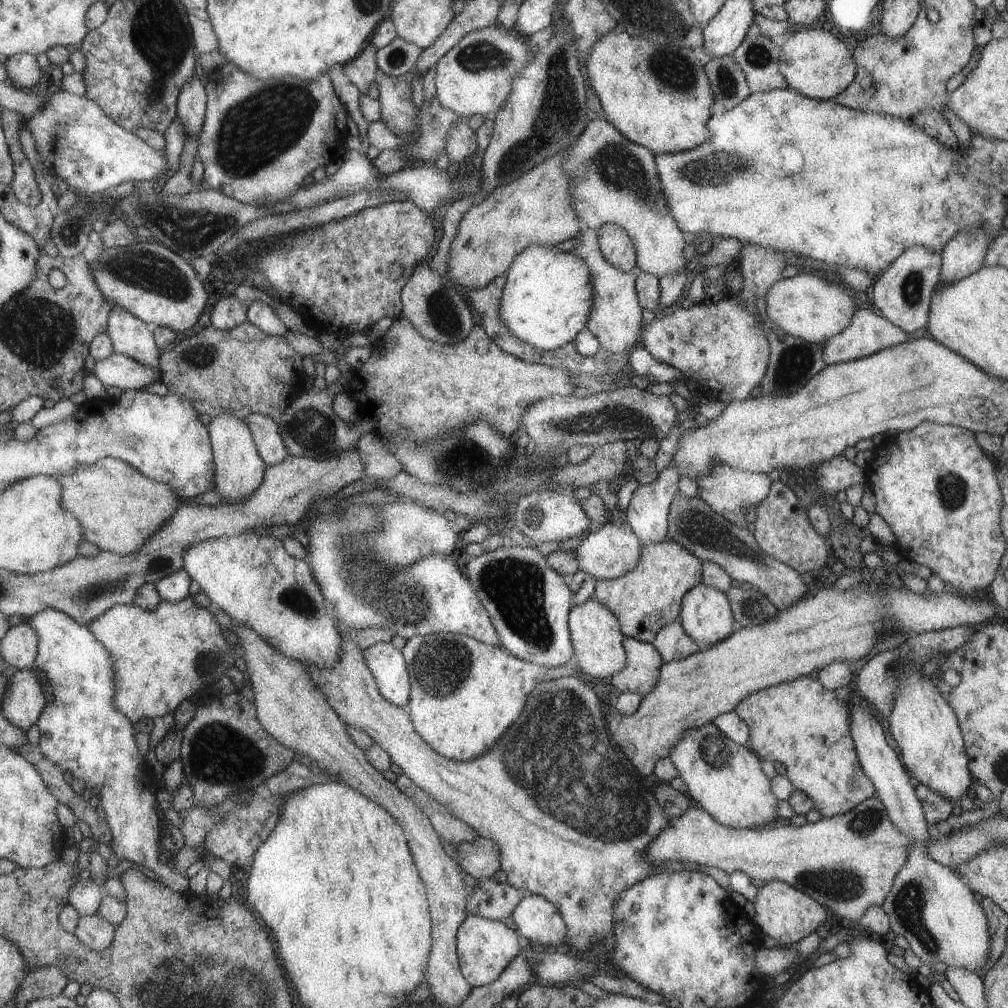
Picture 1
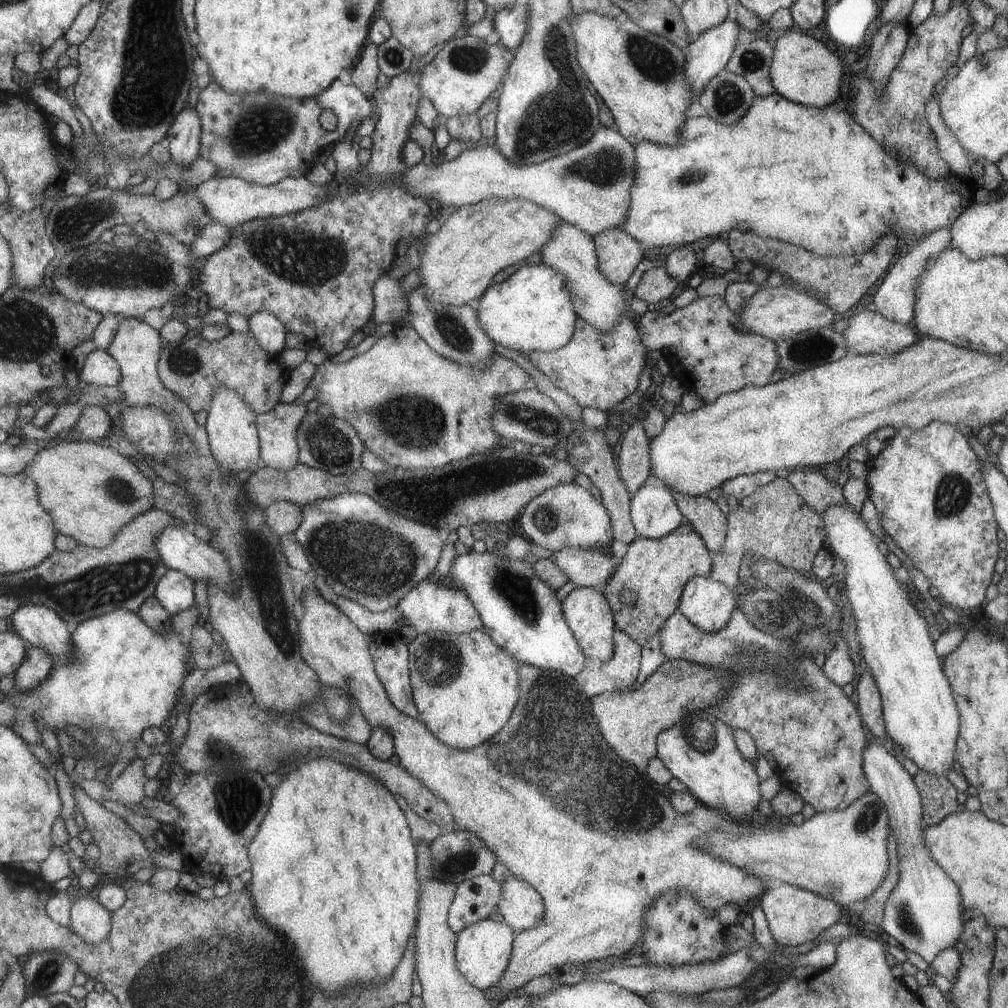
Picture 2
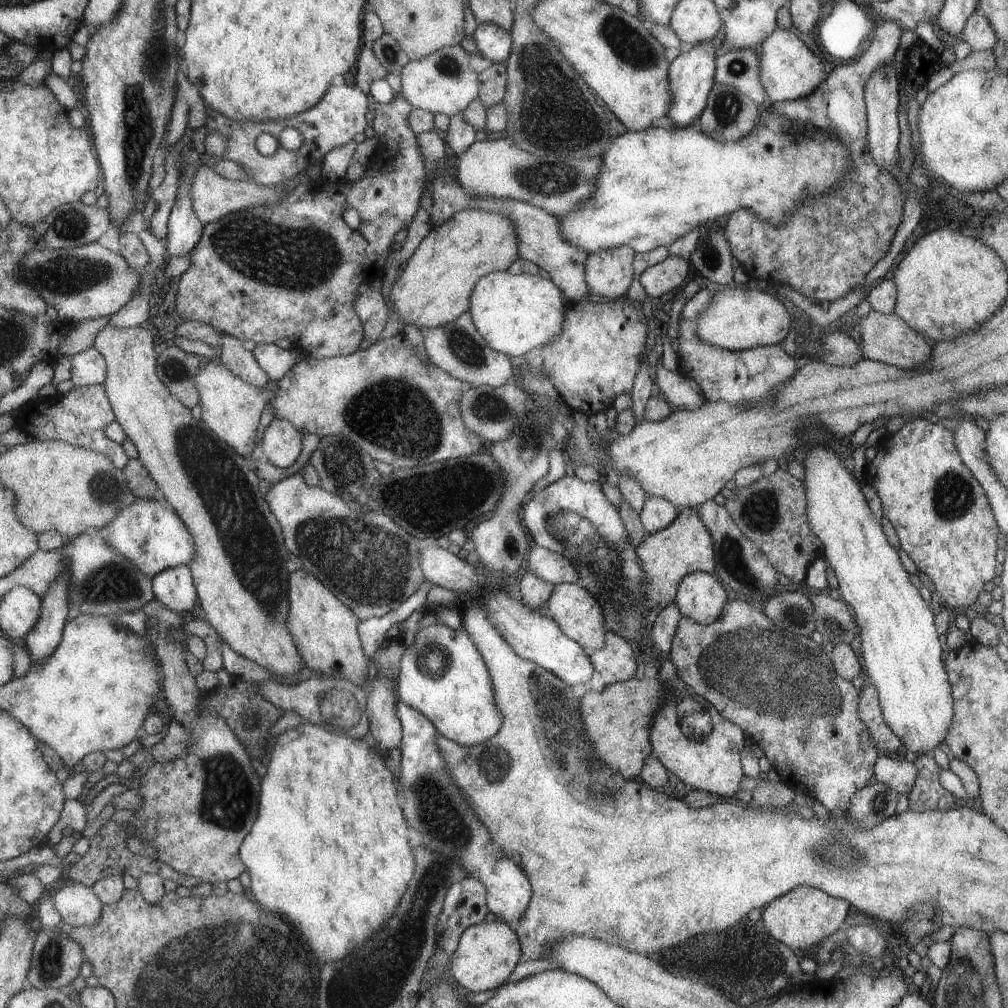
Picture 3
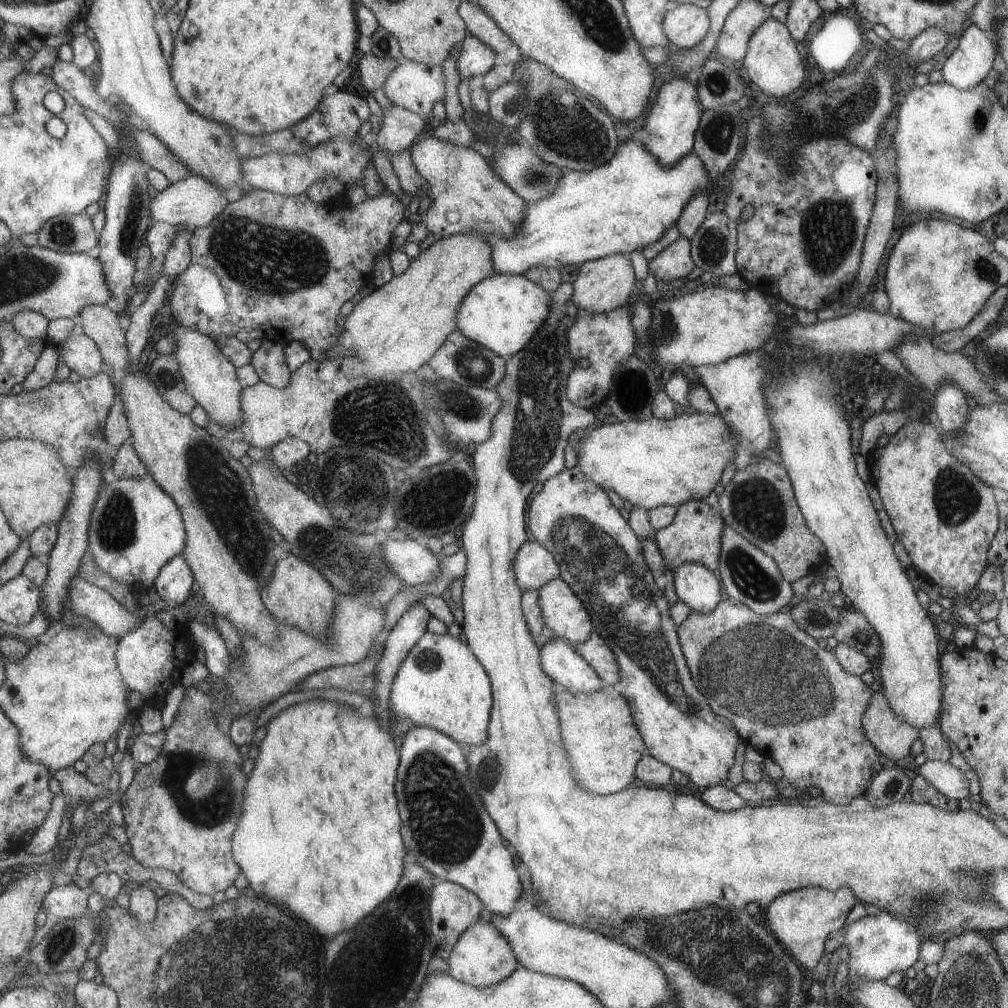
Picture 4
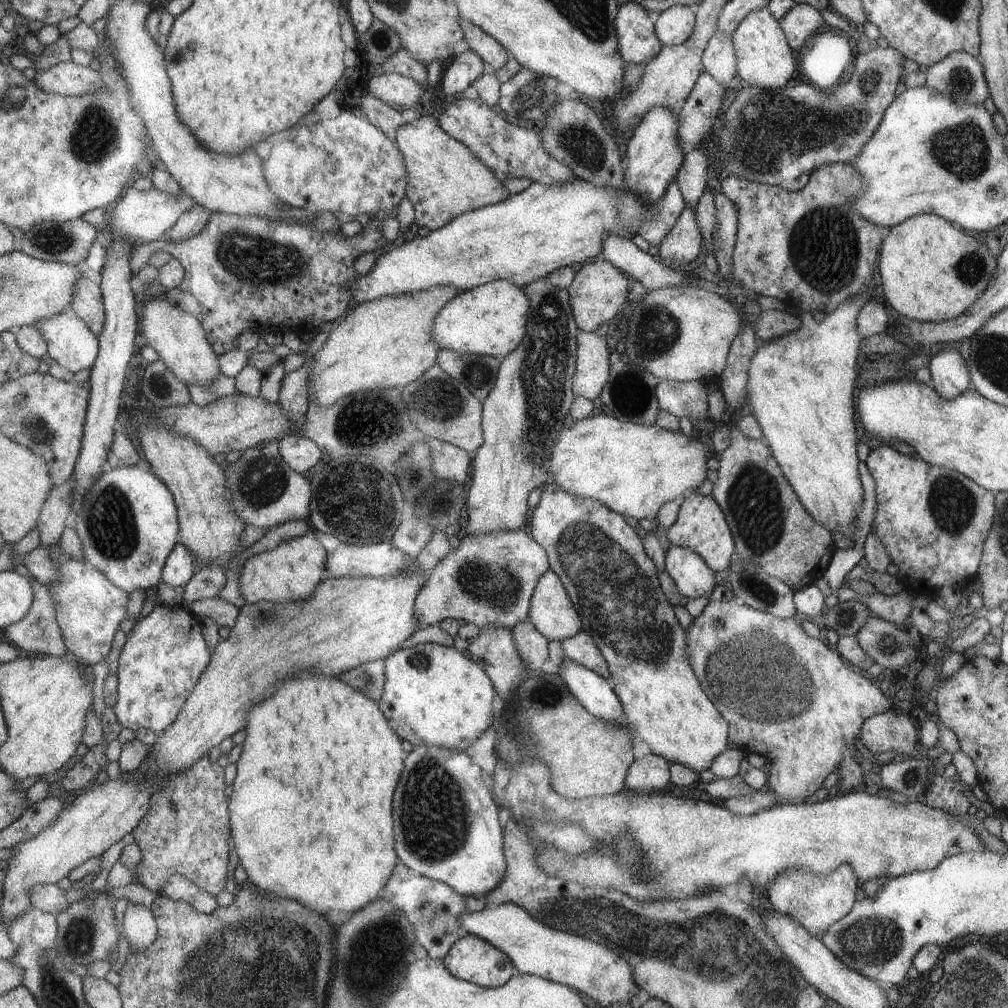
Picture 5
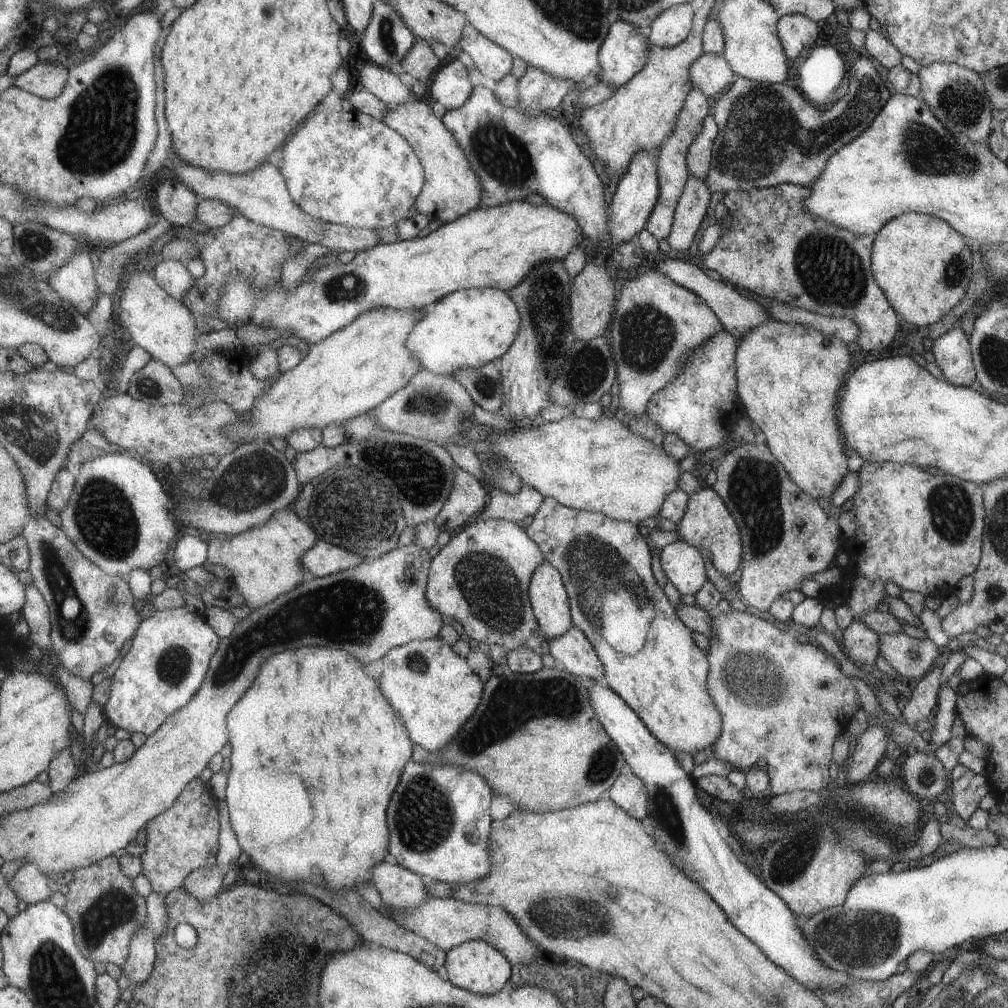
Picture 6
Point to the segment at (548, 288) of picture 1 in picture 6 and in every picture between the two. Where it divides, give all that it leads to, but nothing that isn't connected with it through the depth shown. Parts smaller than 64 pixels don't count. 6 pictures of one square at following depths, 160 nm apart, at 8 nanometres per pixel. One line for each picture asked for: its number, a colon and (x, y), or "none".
2: (531, 310)
3: (514, 313)
4: (501, 312)
5: (489, 320)
6: (469, 327)

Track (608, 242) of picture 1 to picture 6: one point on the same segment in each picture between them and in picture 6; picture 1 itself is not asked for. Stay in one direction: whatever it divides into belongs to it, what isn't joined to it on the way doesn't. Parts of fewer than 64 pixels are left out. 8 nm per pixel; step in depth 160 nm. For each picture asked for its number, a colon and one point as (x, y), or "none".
2: (617, 253)
3: (608, 272)
4: (603, 284)
5: (597, 291)
6: (592, 296)

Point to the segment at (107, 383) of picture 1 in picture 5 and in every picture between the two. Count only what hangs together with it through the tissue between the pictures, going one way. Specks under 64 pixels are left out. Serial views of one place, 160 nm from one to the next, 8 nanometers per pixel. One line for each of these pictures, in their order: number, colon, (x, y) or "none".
2: (100, 368)
3: (89, 367)
4: (83, 355)
5: (72, 344)

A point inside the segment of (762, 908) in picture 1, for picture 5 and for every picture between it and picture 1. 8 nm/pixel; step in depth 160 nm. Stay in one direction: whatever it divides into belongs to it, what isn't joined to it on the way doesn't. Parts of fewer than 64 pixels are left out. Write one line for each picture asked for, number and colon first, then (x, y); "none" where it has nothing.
2: (794, 916)
3: (802, 916)
4: (801, 920)
5: (814, 901)

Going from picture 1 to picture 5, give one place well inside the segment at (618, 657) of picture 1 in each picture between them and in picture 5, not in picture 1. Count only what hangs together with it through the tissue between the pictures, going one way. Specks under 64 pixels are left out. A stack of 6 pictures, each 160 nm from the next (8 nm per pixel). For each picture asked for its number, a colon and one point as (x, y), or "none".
2: (588, 614)
3: (577, 612)
4: (562, 611)
5: (551, 611)

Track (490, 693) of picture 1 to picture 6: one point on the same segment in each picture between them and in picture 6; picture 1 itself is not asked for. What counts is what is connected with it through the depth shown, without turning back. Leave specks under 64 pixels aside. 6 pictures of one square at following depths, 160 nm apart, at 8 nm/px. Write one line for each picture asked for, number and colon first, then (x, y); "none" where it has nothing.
2: (464, 687)
3: (442, 674)
4: (439, 684)
5: (432, 695)
6: (432, 689)

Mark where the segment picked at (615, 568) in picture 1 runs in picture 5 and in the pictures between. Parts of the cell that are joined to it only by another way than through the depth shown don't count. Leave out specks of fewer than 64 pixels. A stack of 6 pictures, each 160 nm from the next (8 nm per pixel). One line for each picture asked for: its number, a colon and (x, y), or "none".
2: (584, 568)
3: (552, 567)
4: (534, 565)
5: (488, 580)

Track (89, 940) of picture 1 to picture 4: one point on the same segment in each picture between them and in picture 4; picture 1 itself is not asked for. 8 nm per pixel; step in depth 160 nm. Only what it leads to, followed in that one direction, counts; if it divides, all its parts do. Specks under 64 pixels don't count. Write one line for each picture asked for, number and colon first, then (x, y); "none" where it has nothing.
2: (90, 919)
3: (79, 905)
4: (70, 901)

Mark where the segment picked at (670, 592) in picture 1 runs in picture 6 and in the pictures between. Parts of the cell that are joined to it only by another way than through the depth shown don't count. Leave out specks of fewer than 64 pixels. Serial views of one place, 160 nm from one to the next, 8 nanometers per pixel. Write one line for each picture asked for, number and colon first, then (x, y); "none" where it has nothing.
2: (644, 590)
3: (684, 546)
4: (694, 535)
5: (700, 525)
6: (707, 523)

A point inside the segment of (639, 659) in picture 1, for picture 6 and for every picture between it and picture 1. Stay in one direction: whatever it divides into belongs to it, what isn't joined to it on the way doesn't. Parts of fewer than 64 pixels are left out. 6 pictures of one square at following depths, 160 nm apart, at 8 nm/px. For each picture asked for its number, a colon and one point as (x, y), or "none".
2: (623, 668)
3: (615, 661)
4: (596, 651)
5: (581, 648)
6: (572, 651)

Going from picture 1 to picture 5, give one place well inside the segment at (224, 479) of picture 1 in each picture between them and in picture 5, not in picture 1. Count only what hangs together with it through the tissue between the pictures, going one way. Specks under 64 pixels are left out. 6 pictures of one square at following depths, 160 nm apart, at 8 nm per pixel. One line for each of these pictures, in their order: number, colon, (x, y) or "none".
2: (231, 425)
3: (230, 407)
4: (210, 378)
5: (178, 337)

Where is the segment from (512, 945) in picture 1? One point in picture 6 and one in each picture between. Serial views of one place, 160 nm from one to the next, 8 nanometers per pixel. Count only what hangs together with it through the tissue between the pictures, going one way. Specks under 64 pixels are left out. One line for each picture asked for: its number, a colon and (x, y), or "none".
2: (483, 951)
3: (486, 952)
4: (482, 956)
5: (470, 958)
6: (476, 966)

